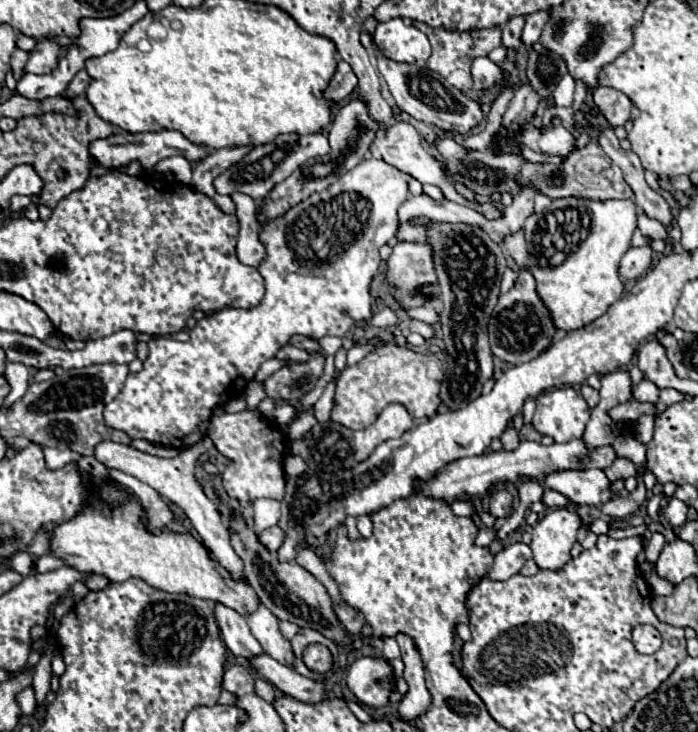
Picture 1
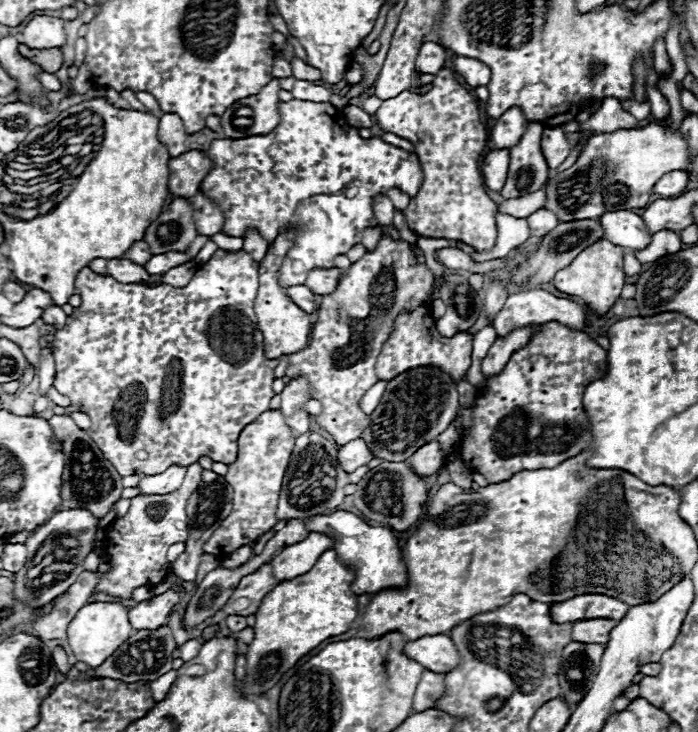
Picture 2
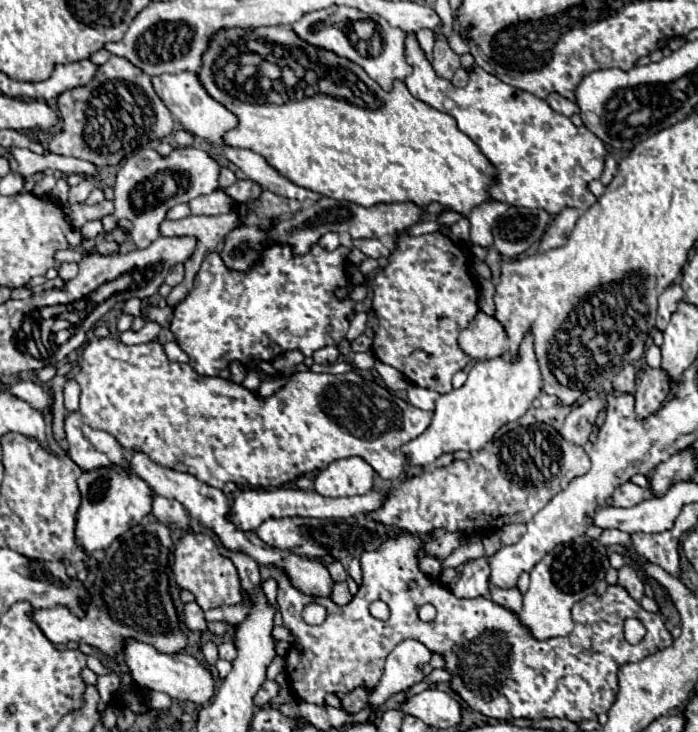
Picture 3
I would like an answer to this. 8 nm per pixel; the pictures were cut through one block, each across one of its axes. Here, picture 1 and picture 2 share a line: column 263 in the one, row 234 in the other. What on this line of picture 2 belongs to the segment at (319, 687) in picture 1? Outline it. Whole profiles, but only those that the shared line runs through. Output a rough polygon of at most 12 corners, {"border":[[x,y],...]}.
{"border":[[660,230],[644,250],[636,250],[640,264],[652,264],[682,248],[672,230]]}

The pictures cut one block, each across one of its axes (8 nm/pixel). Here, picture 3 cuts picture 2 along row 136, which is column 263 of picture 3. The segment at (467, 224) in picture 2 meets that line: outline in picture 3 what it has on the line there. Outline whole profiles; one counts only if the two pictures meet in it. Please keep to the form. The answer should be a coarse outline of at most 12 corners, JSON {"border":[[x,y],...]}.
{"border":[[158,342],[86,344],[82,420],[200,482],[348,456],[400,478],[432,412],[358,372],[262,400]]}

